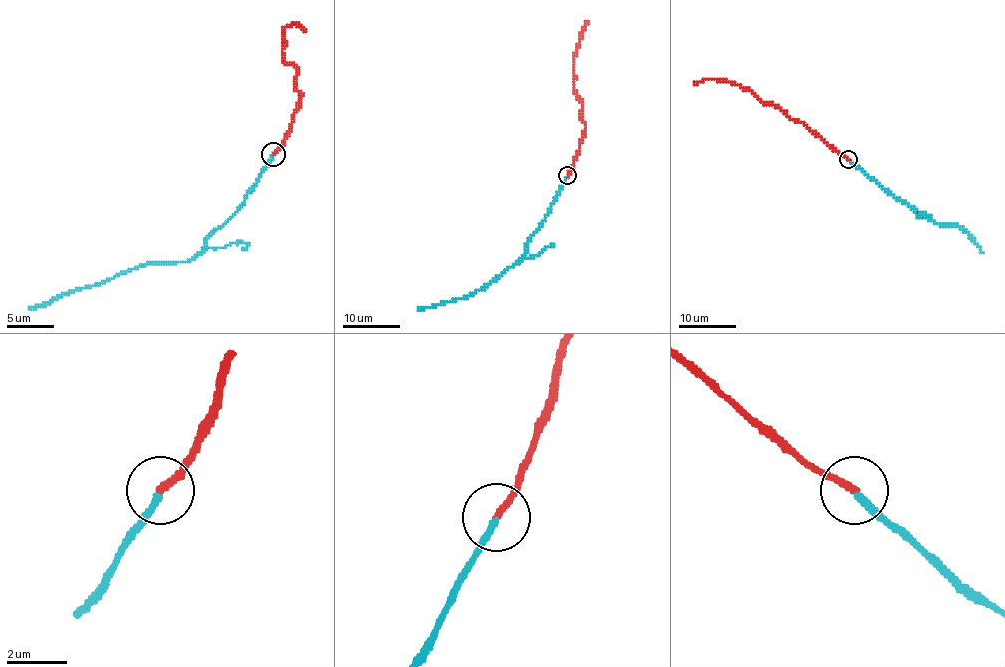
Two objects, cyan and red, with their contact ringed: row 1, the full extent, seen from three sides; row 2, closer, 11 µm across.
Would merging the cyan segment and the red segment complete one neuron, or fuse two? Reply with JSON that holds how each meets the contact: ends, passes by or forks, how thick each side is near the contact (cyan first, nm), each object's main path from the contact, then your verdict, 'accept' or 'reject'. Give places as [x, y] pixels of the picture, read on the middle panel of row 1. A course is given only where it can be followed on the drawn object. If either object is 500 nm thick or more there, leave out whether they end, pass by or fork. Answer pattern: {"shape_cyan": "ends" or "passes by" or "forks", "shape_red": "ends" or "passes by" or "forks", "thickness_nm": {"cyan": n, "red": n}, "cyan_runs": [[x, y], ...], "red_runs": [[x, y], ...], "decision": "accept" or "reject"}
{"shape_cyan": "ends", "shape_red": "ends", "thickness_nm": {"cyan": 240, "red": 240}, "cyan_runs": [[567, 175], [550, 212], [515, 263], [463, 298], [418, 309]], "red_runs": [[567, 175], [584, 132], [573, 71], [580, 33], [587, 22]], "decision": "accept"}

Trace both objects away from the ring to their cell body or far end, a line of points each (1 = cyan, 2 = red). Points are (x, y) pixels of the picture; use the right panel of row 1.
1: (848, 159), (936, 224), (953, 224), (962, 228), (982, 253)
2: (848, 159), (805, 124), (790, 119), (777, 107), (764, 104), (750, 90), (728, 81), (706, 78), (695, 84)

